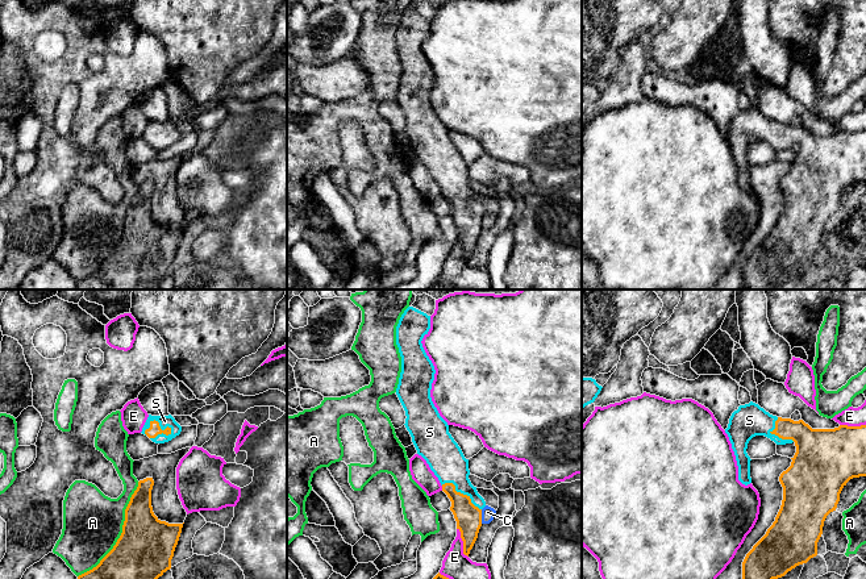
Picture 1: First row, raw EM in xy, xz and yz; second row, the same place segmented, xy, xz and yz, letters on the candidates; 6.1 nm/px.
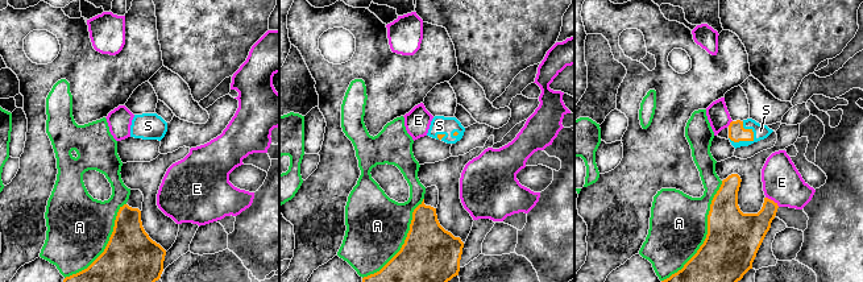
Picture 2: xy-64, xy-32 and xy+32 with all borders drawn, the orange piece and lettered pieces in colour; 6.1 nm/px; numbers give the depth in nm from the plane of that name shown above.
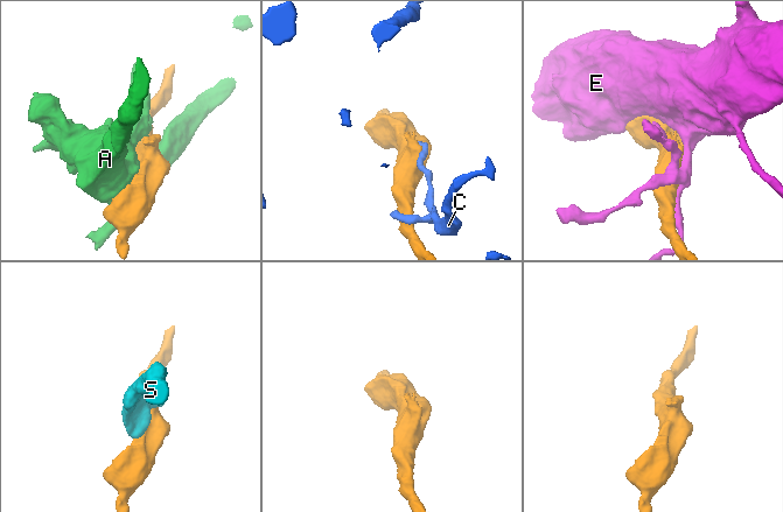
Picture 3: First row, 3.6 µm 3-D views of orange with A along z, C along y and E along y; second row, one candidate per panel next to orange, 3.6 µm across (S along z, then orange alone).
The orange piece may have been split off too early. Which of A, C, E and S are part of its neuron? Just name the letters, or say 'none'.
S

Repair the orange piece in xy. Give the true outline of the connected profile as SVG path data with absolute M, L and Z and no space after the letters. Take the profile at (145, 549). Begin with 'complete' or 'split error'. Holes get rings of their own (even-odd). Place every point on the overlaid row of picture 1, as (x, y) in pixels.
complete; M153 478L138 482L116 545L96 567L78 579L158 579L171 568L183 524L168 524L154 515L153 486Z

